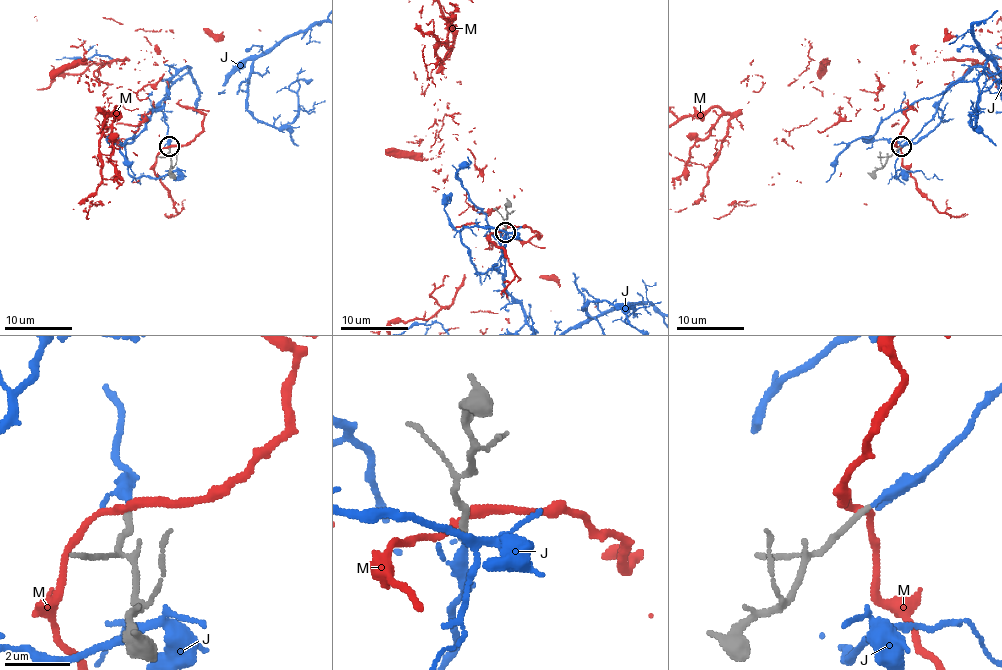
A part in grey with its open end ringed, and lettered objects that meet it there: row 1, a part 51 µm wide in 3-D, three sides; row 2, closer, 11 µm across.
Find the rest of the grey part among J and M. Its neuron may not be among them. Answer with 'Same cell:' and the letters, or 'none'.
Same cell: J

